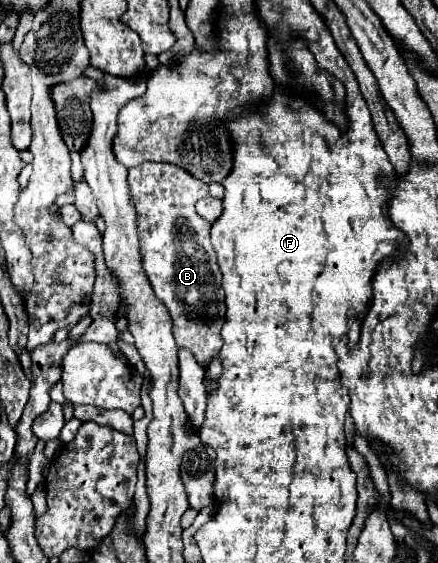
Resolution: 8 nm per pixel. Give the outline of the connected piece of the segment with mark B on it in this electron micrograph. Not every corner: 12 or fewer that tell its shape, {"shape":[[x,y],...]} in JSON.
{"shape":[[174,165],[128,169],[142,267],[176,345],[222,347],[208,185]]}

